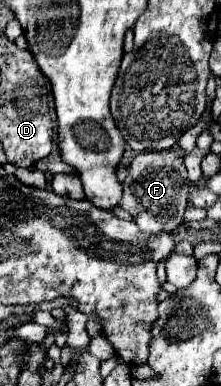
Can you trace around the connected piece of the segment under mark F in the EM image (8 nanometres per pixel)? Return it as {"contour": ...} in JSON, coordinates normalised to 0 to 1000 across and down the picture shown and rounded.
{"contour":[[[792,376],[774,391],[647,391],[602,407],[557,469],[557,510],[538,531],[593,552],[647,604],[774,604],[819,583],[855,500],[846,433],[828,427],[837,402],[846,396]]]}

